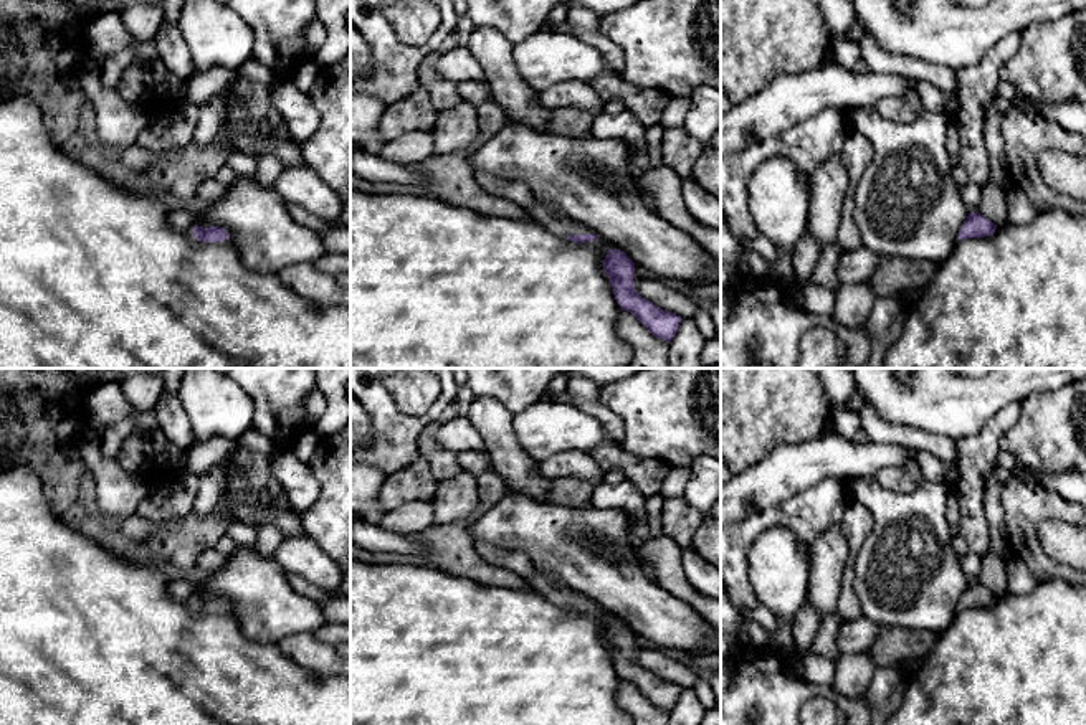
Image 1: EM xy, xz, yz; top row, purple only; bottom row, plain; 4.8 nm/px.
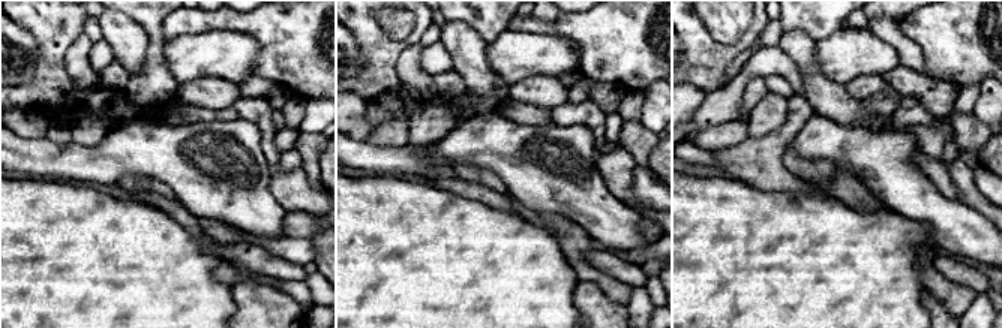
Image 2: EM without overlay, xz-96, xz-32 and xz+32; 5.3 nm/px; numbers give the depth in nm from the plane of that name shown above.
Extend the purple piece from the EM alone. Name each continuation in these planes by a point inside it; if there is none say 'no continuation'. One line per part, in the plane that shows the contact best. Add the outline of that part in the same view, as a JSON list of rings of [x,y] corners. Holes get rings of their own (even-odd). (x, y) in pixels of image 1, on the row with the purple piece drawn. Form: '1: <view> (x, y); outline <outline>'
1: xz (546, 215); outline [[[534,198],[534,203],[526,210],[542,228],[559,238],[569,238],[574,235],[593,235],[590,230],[582,228],[569,218],[562,216],[552,205],[547,205],[539,198]]]

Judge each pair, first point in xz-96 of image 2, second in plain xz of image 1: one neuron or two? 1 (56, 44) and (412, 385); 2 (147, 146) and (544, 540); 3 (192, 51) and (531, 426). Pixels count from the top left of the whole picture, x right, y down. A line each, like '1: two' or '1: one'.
1: two
2: one
3: one

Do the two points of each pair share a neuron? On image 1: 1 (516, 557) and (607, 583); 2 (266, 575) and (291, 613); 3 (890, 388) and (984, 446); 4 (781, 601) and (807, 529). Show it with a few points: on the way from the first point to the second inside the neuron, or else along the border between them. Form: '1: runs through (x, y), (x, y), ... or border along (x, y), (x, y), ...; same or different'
1: border along (496, 544), (506, 549), (519, 549), (534, 567); different
2: runs through (266, 585), (281, 603); same
3: border along (997, 412), (976, 433), (961, 436), (956, 441); different
4: border along (764, 530), (787, 527), (809, 549); different

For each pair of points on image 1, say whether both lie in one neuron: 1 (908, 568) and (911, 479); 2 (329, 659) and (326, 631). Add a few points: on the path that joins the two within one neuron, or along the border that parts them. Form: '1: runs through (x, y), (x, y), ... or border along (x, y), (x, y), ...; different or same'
1: border along (873, 479), (896, 491), (913, 491), (924, 481); different
2: border along (313, 634), (333, 646); different

